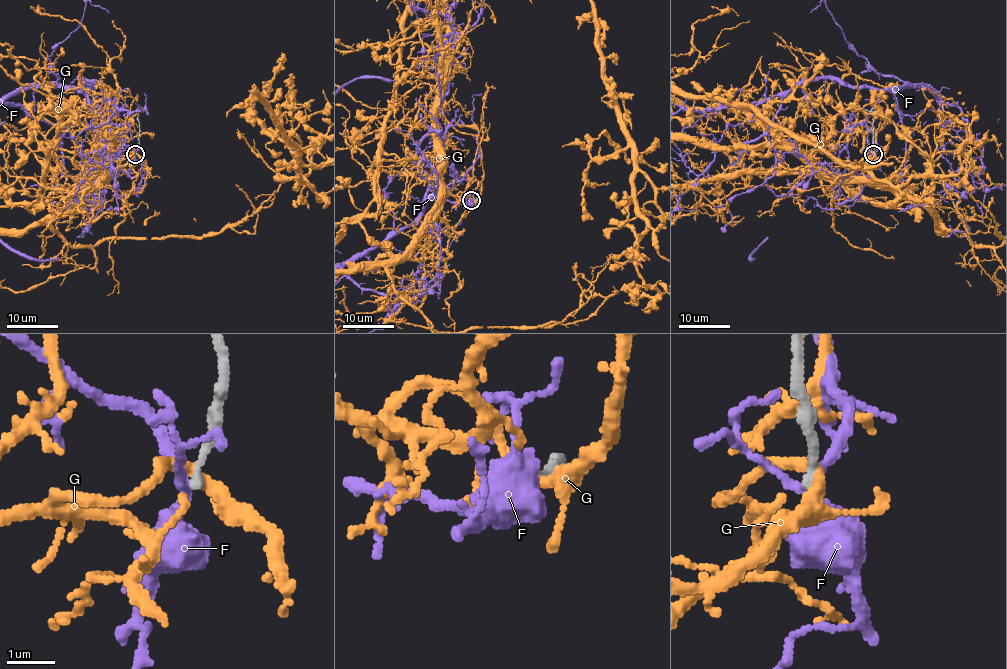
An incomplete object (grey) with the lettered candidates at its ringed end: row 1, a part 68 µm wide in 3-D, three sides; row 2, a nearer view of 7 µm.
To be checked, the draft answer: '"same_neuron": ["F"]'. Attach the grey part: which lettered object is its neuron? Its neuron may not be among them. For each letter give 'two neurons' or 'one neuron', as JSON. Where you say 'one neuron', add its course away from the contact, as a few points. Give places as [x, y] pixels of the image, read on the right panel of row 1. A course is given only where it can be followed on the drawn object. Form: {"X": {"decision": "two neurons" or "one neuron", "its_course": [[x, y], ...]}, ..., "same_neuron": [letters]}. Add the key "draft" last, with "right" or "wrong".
{"F": {"decision": "two neurons"}, "G": {"decision": "two neurons"}, "same_neuron": [], "draft": "wrong"}

